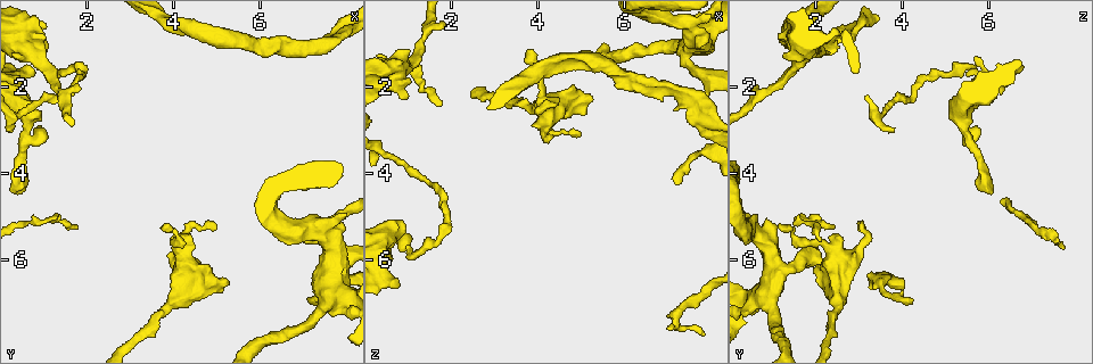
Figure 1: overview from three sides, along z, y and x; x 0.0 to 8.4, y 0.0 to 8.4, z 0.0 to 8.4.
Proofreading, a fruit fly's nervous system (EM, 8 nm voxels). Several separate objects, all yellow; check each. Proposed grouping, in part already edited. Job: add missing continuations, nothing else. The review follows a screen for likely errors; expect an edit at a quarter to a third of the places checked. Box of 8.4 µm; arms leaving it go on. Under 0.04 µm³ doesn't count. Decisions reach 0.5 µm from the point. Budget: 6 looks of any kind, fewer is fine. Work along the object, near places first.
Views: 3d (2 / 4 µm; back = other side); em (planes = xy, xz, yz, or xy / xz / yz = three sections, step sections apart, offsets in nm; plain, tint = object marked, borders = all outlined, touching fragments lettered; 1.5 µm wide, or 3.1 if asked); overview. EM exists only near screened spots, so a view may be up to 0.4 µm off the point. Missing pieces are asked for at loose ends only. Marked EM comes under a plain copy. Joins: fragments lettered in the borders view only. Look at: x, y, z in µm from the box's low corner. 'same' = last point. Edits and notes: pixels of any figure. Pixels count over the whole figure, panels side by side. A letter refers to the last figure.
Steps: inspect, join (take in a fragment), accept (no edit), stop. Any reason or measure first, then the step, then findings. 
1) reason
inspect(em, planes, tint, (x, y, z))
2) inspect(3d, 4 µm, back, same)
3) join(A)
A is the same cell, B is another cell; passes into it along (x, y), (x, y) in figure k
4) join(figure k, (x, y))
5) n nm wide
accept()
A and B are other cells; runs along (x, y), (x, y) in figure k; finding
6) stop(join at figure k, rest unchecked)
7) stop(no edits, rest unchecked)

branch stops here
inspect(3d, 4 µm, (3.75, 5.30, 1.10))

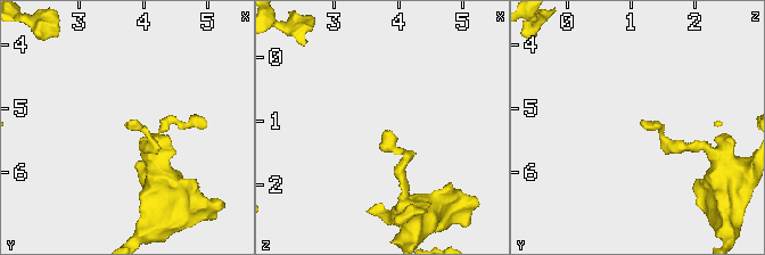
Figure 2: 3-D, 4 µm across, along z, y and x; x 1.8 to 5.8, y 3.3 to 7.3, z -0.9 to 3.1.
now the EM
inspect(em, planes, borders, (3.75, 5.30, 1.20))

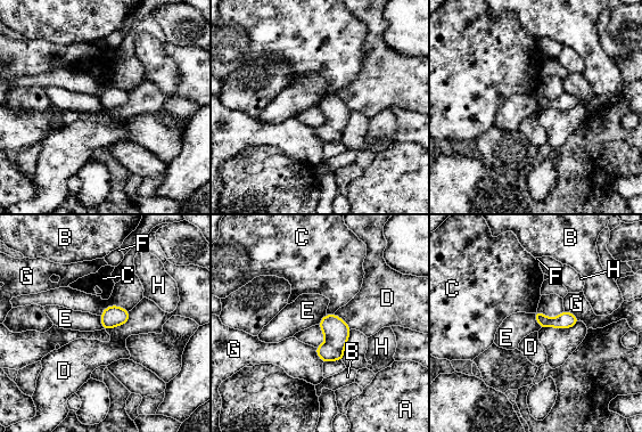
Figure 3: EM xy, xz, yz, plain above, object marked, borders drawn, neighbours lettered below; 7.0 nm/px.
90 nm wide
accept()
A, B, C, D, E, F, G and H are other cells; border along (533, 314), (541, 327) in figure 3; none of them fits

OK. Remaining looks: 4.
an open end
inspect(em, planes, tint, (5.05, 6.35, 2.10))

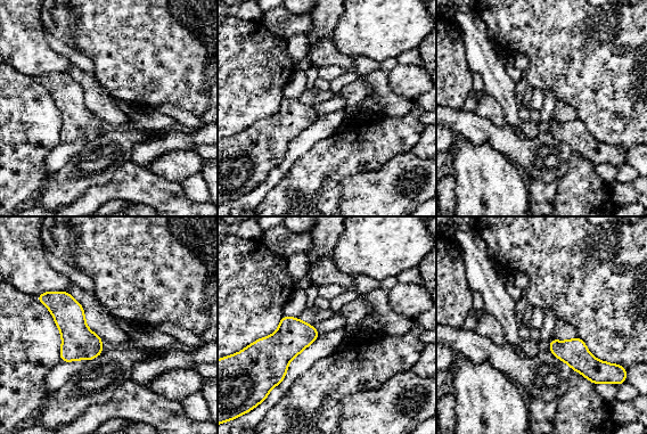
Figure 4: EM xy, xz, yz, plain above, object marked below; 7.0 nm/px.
see the neighbours
inspect(em, planes, borders, same)

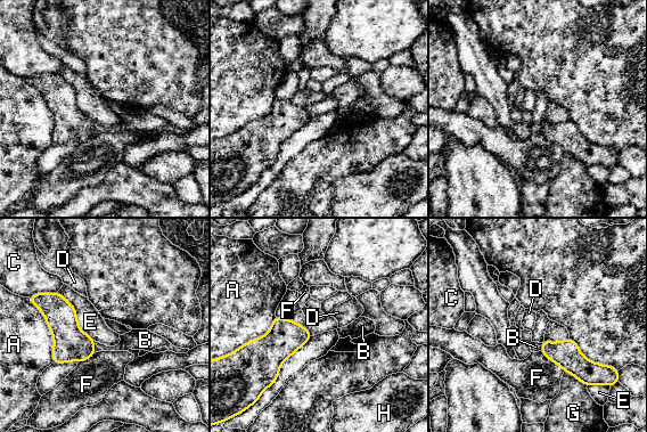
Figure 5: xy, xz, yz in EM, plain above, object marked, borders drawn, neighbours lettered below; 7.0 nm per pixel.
accept()
A, B, C, D, E, F, G and H are other cells; border along (57, 292), (95, 340) in figure 5; no lettered fragment goes on from it

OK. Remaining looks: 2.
free end
inspect(3d, 4 µm, (0.75, 1.65, 6.65))

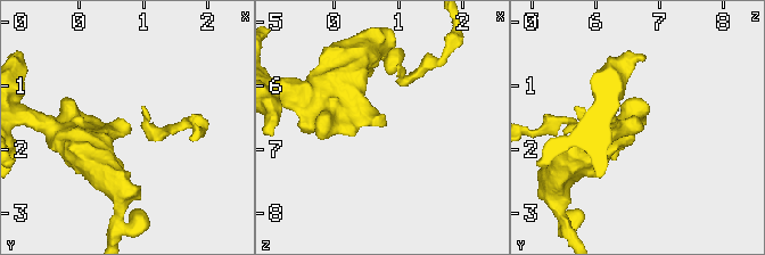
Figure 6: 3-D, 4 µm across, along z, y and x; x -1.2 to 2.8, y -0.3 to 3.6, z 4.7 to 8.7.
need the tissue
inspect(em, planes, borders, (0.75, 1.60, 6.60))

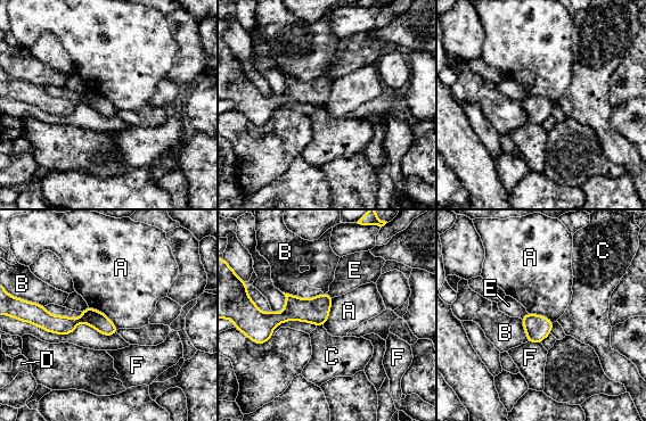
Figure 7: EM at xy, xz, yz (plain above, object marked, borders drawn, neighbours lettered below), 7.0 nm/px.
accept()
A, B, C, D, E and F are other cells; none of them fits

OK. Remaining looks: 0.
stop(no edits, rest unchecked)

